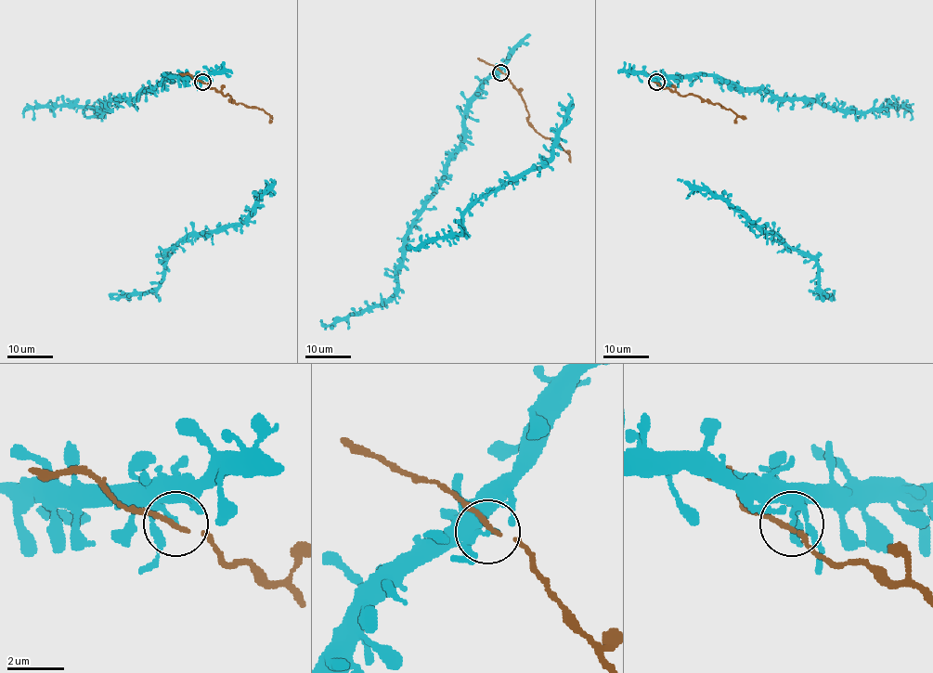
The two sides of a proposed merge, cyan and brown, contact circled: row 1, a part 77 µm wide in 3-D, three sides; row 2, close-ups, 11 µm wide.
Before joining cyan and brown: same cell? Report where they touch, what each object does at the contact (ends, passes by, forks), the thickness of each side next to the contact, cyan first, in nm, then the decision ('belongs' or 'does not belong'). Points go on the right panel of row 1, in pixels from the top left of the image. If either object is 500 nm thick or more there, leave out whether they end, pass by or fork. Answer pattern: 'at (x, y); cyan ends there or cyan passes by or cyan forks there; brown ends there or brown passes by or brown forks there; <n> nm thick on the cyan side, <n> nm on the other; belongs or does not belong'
at (656, 82); cyan ends there; brown passes by; 150 nm thick on the cyan side, 120 nm on the other; does not belong

